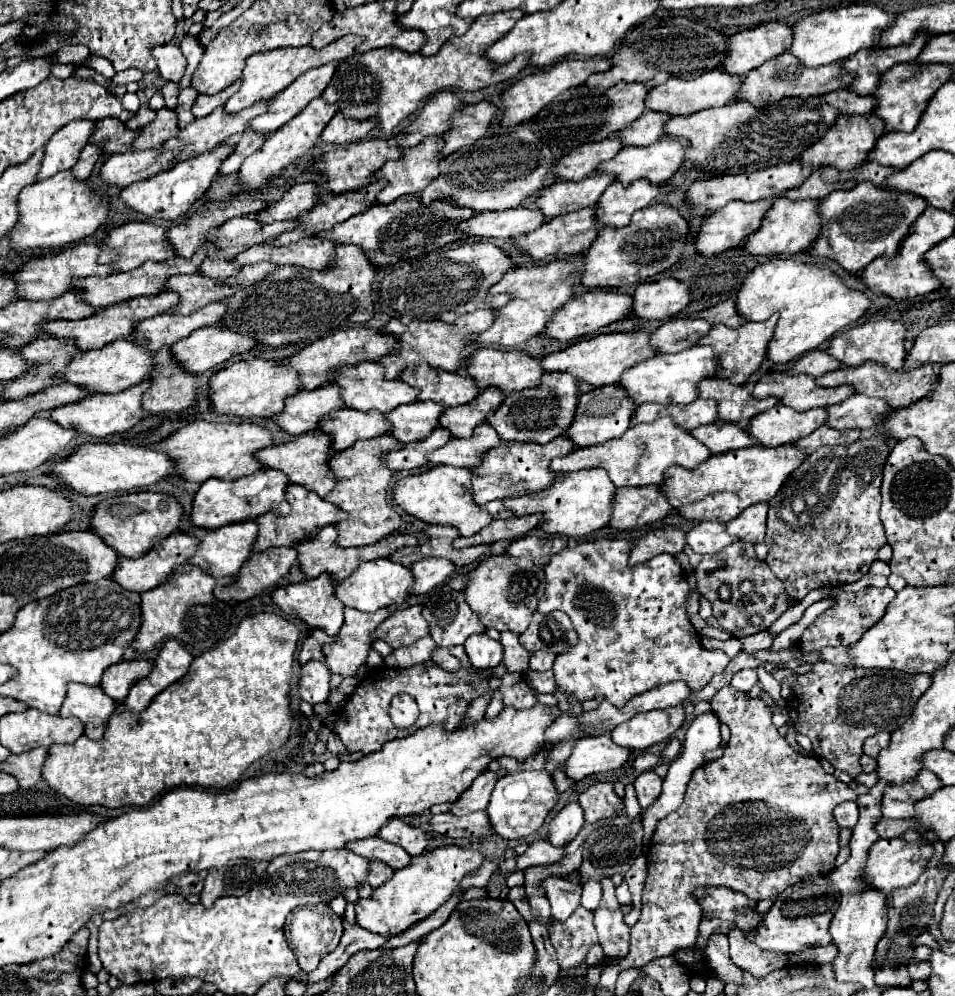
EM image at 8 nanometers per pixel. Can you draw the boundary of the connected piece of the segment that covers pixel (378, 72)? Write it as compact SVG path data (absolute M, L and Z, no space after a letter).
M522 10L484 14L476 18L464 36L454 36L442 44L434 56L406 54L398 48L378 48L374 52L346 58L322 94L328 102L338 102L340 112L352 116L354 120L366 120L378 116L378 124L384 132L392 132L406 116L414 114L422 100L442 90L477 90L512 80L523 68L529 65L530 54L516 56L511 62L498 65L486 58L486 50L502 38L520 18Z

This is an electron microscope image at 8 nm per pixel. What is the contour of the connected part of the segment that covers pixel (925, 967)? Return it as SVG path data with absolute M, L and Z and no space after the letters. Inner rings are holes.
M910 962L908 970L910 970L912 980L928 980L930 972L932 972L932 968L930 968L928 962Z

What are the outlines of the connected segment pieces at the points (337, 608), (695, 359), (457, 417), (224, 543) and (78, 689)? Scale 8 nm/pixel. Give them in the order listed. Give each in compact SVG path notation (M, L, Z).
M318 576L318 578L312 578L312 580L298 582L298 584L280 586L272 592L272 600L284 614L294 614L302 622L306 622L310 628L320 628L328 636L334 636L340 630L342 622L344 622L344 616L342 616L344 604L340 600L336 600L334 584L330 582L328 576Z
M692 346L678 354L656 354L650 360L636 364L634 368L626 370L620 378L620 386L628 392L628 396L636 404L656 402L662 406L670 404L690 404L698 398L698 384L706 376L712 376L716 370L714 350L710 346Z
M486 388L472 402L462 404L460 408L444 408L444 412L438 418L438 424L450 430L454 438L470 436L470 432L478 424L486 422L488 412L494 410L500 402L502 402L502 394L496 388L490 388L490 390Z
M254 520L210 530L200 540L196 554L188 562L206 574L212 574L214 578L236 576L240 566L252 554L252 542L256 534L258 524Z
M70 682L60 716L80 718L84 722L84 734L90 740L100 740L114 708L116 702L110 700L110 696L106 696L100 686Z

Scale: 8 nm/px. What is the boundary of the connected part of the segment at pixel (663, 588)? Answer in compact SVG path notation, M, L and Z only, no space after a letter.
M596 540L582 542L572 548L566 548L550 560L544 568L546 572L546 590L538 602L538 612L554 612L562 610L570 616L574 630L578 632L578 642L572 648L564 648L564 654L558 654L554 662L556 684L566 690L566 694L574 694L580 700L592 700L596 694L602 694L610 704L624 706L634 696L644 694L660 684L668 684L674 680L682 680L688 684L692 692L702 690L714 674L722 672L730 658L724 652L704 650L698 638L698 632L690 624L690 616L686 610L690 586L686 582L684 570L678 566L674 556L660 554L646 564L638 564L634 568L628 566L630 542L628 540Z

